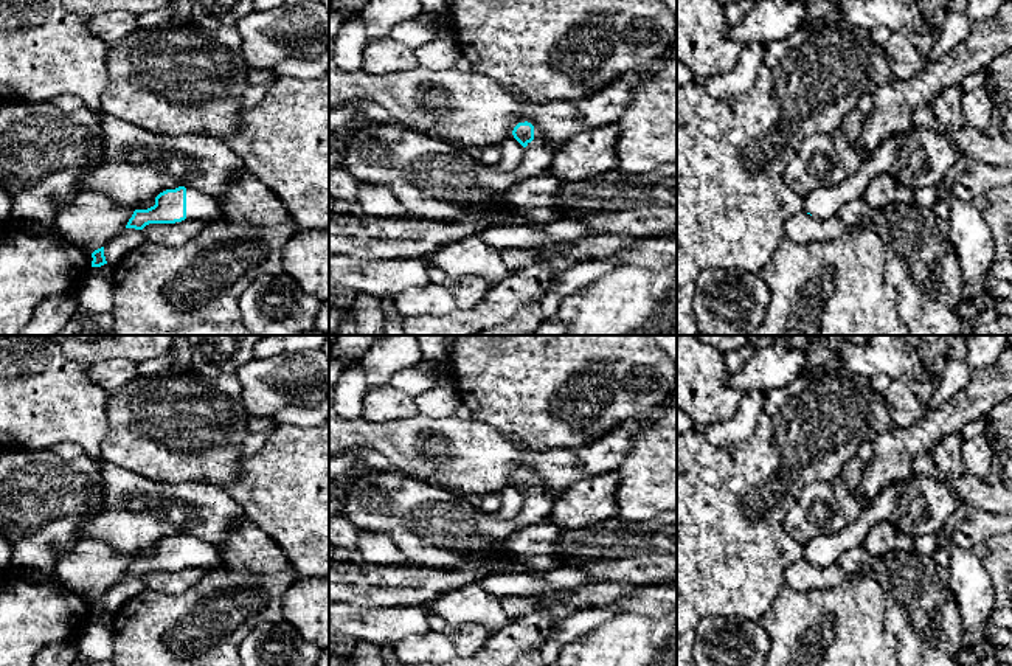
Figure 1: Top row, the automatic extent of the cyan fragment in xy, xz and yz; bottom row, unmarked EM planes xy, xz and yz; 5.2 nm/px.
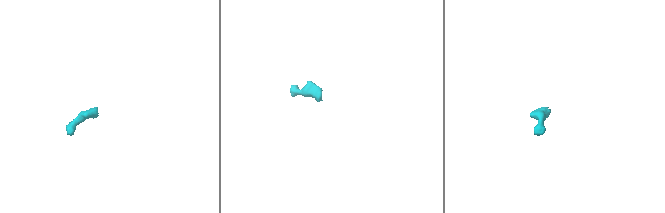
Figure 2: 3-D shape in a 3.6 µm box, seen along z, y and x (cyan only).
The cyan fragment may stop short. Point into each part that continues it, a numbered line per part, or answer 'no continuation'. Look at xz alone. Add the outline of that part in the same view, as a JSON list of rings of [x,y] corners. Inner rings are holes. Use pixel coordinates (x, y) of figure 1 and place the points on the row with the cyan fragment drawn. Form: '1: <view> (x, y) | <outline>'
1: xz (430, 177) | [[[371,123],[352,135],[337,166],[359,182],[388,188],[410,216],[456,220],[467,214],[497,213],[495,203],[503,191],[525,179],[548,174],[554,152],[543,132],[534,127],[534,140],[525,147],[522,165],[504,172],[455,149],[445,140],[407,130],[400,124]]]

